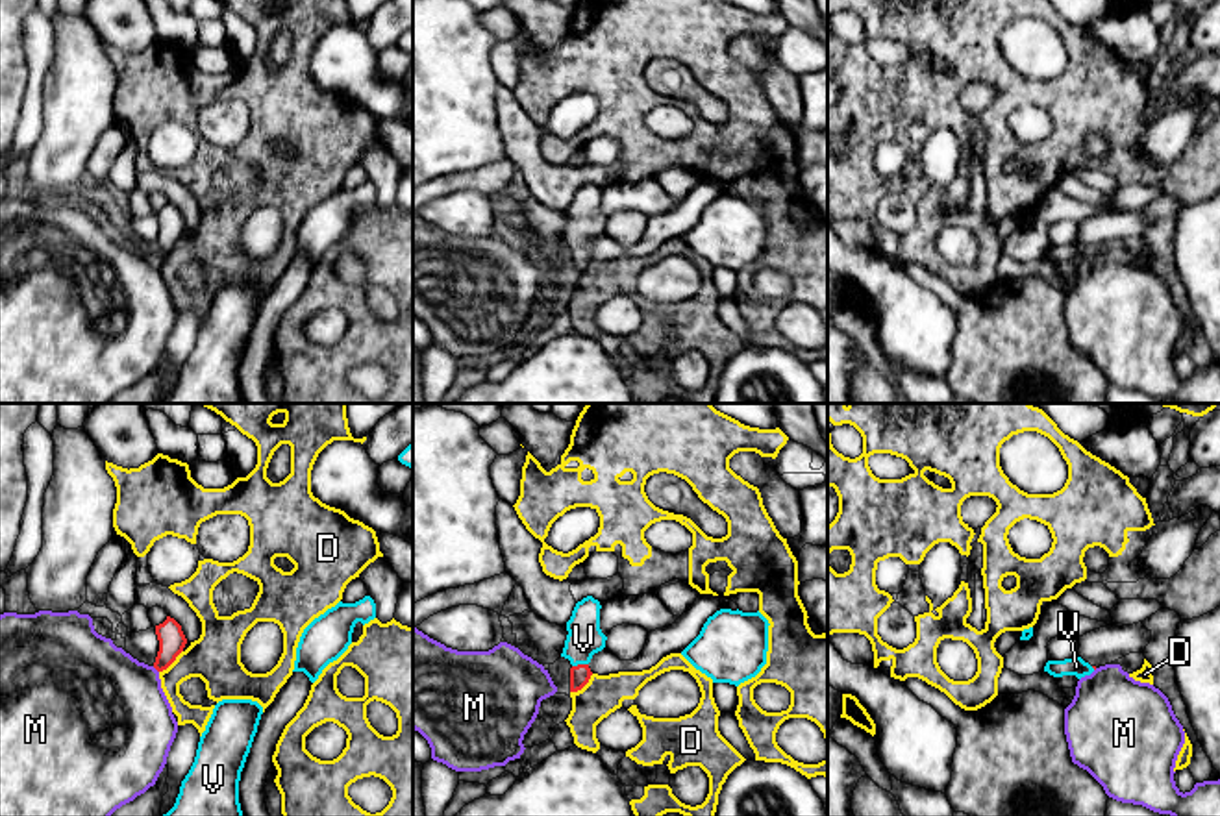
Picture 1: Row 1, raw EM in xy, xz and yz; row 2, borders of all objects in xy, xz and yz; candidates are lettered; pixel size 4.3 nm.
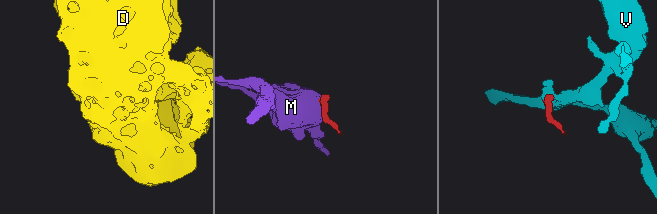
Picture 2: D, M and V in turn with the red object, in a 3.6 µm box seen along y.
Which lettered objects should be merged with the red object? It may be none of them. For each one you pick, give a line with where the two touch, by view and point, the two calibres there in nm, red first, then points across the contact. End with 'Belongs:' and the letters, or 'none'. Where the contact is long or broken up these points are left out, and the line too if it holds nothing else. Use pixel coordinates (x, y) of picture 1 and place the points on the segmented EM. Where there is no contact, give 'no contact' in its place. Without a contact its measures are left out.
V: meets red in xz at (580, 665); 90 nm thick on the red side, 150 nm on the other; runs through xz (580, 674), (580, 665), (580, 644), (584, 639)
Belongs: V

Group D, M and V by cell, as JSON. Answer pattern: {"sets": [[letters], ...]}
{"sets": [["D"], ["M"], ["V"]]}

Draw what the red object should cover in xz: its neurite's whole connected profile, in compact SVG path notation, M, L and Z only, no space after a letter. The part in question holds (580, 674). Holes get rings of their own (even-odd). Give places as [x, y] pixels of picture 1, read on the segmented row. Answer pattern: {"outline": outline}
{"outline": "M587 596L576 603L566 622L568 635L561 657L572 664L570 692L578 692L589 683L592 675L589 662L594 653L605 648L607 637L600 629L600 609L600 601Z"}

